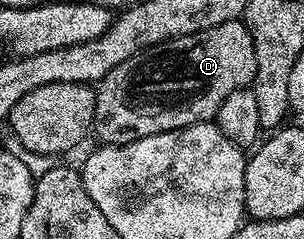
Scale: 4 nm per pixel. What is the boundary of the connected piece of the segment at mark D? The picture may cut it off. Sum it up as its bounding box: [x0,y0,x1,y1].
[92,19,255,145]

